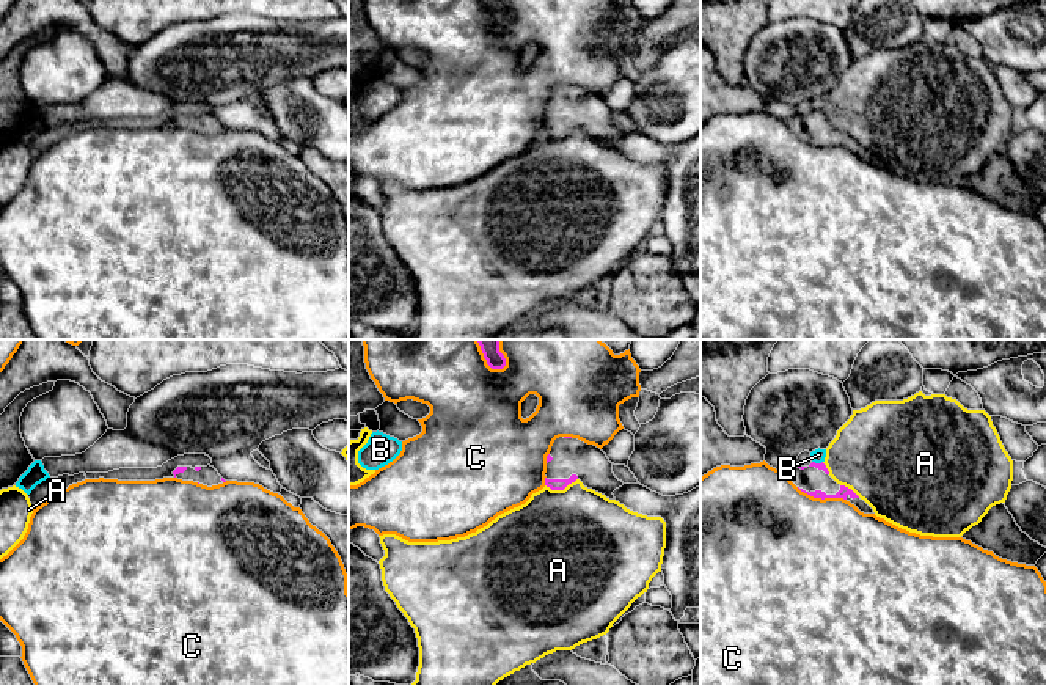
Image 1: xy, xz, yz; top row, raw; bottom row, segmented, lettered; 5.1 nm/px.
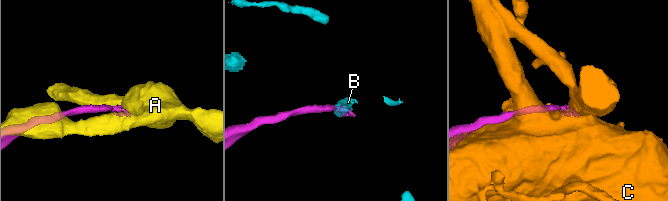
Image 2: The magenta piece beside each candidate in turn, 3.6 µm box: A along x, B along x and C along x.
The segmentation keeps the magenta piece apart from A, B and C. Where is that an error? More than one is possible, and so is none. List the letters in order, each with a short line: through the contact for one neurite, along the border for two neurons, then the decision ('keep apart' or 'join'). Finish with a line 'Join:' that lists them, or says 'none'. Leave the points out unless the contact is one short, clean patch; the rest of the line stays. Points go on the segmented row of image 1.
A: keep apart
B: keep apart
C: keep apart
Join: none

